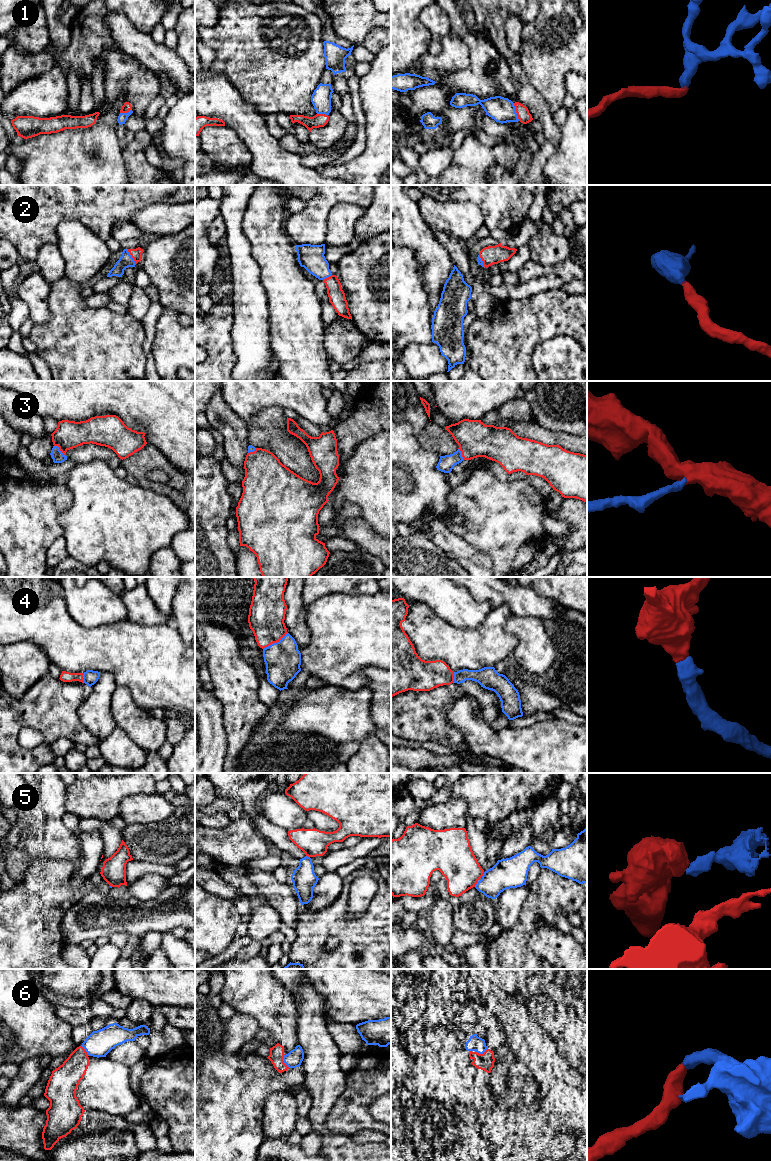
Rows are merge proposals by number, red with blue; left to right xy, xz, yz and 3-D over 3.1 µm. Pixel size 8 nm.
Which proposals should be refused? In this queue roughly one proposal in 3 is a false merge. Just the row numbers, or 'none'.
5

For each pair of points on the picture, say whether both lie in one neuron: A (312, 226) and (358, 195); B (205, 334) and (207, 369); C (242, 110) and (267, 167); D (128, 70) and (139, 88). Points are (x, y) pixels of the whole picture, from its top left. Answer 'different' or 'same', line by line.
A: same
B: same
C: same
D: same

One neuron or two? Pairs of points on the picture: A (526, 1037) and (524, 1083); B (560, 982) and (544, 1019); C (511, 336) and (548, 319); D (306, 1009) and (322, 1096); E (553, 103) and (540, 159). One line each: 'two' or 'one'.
A: two
B: two
C: one
D: one
E: two

